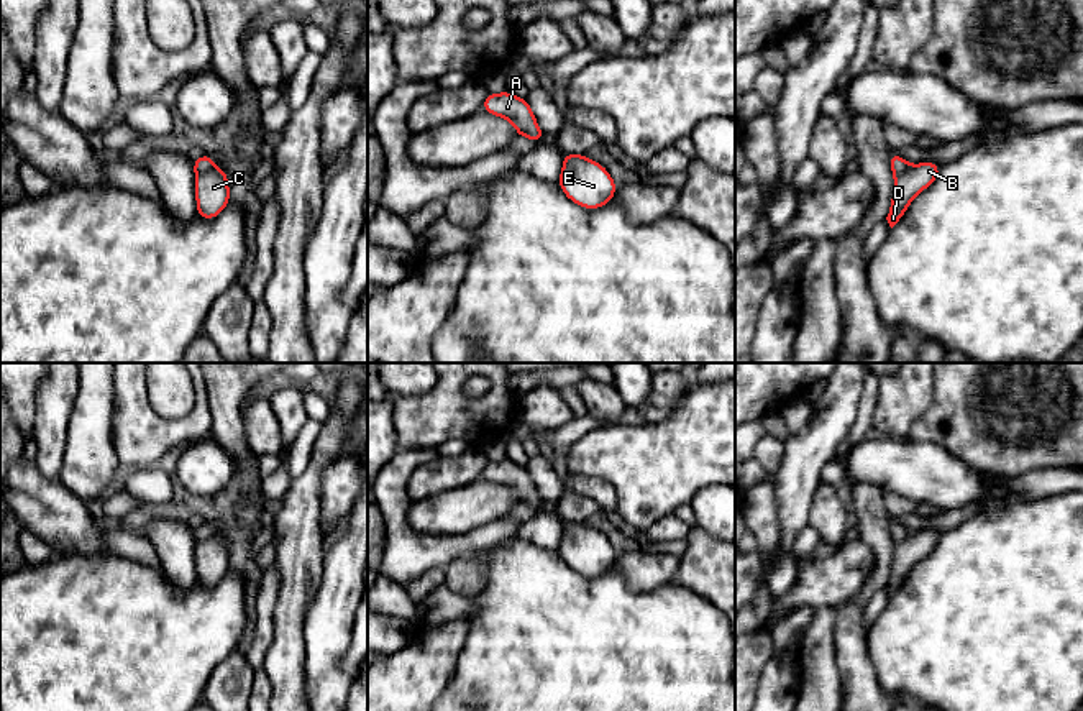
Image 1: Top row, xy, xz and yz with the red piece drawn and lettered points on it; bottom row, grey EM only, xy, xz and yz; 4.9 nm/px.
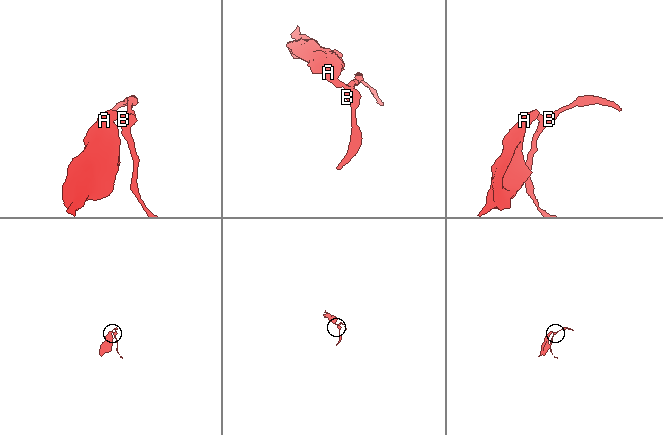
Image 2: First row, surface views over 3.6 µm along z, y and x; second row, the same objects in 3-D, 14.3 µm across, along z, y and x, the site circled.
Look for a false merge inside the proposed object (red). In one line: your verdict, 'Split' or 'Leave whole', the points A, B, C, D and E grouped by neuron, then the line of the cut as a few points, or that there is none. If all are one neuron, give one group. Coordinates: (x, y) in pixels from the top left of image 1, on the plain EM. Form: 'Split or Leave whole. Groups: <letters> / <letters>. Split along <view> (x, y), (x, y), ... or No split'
Split. Groups: A / B C D E. Split along xy (214, 532), (197, 542)

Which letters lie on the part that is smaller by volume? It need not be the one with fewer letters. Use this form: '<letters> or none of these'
B, C, D, E

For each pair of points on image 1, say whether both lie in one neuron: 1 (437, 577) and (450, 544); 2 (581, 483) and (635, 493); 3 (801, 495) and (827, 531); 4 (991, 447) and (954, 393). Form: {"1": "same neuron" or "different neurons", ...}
{"1": "different neurons", "2": "different neurons", "3": "different neurons", "4": "same neuron"}

